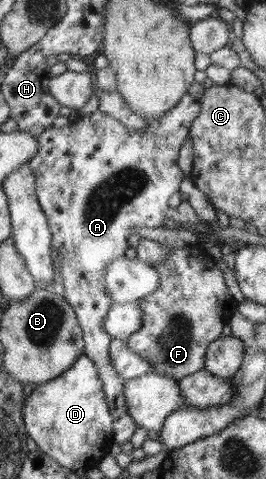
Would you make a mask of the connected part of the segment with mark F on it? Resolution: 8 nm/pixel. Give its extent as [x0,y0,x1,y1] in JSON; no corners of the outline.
[126,244,237,379]

